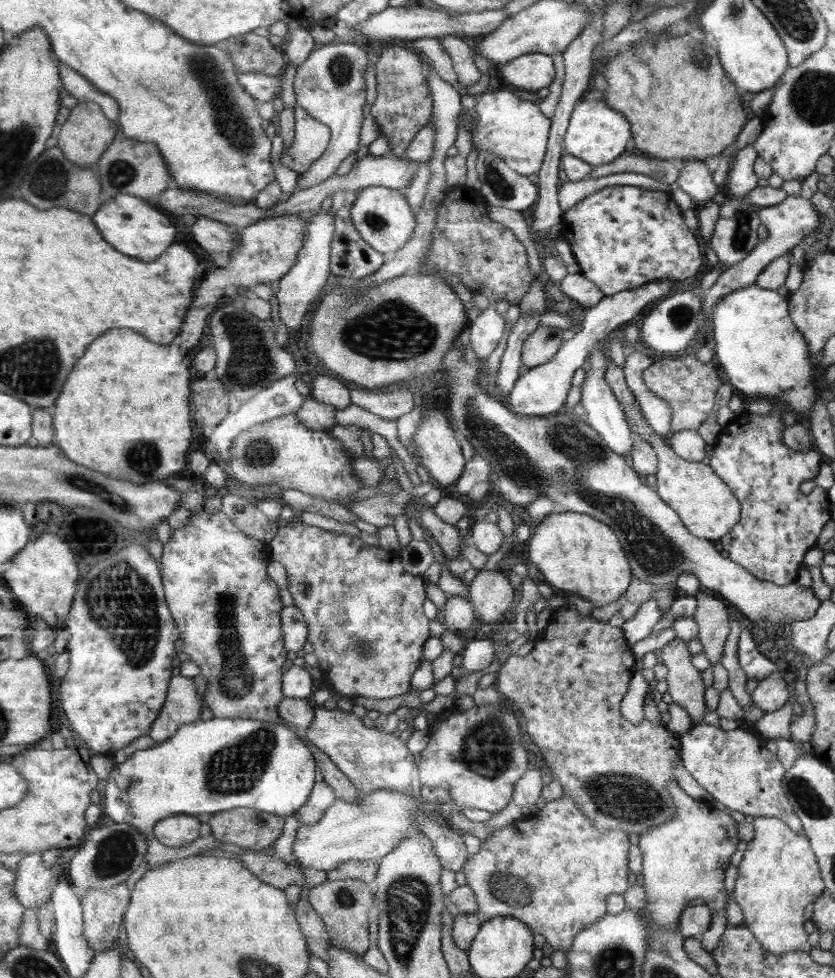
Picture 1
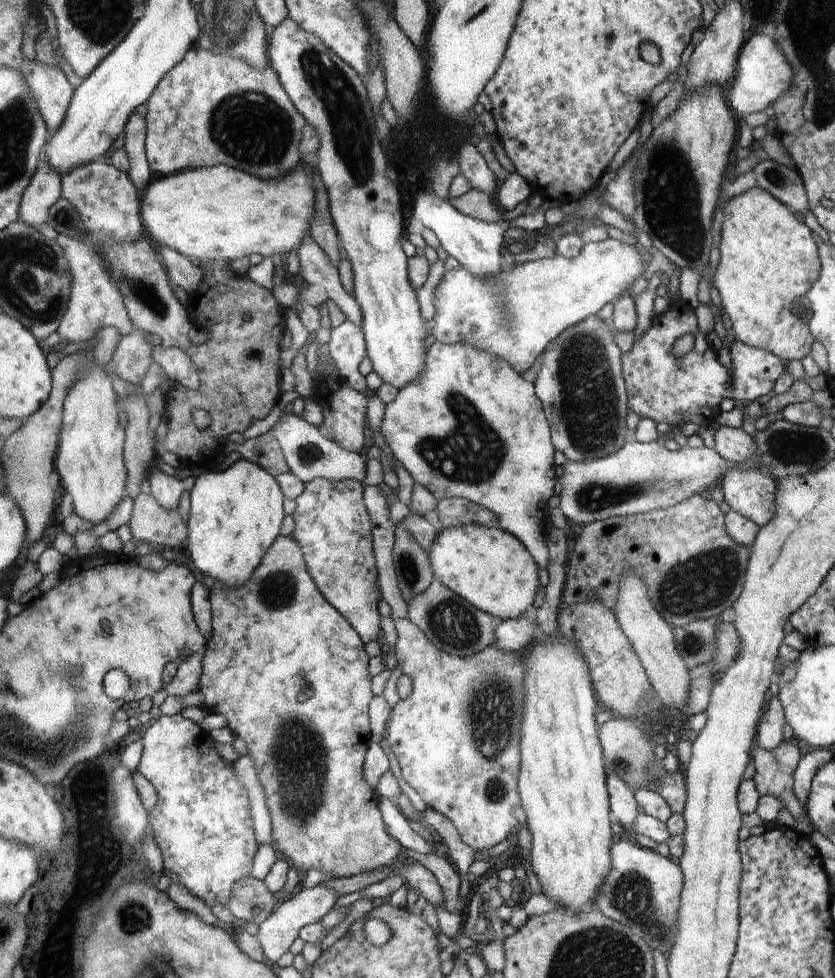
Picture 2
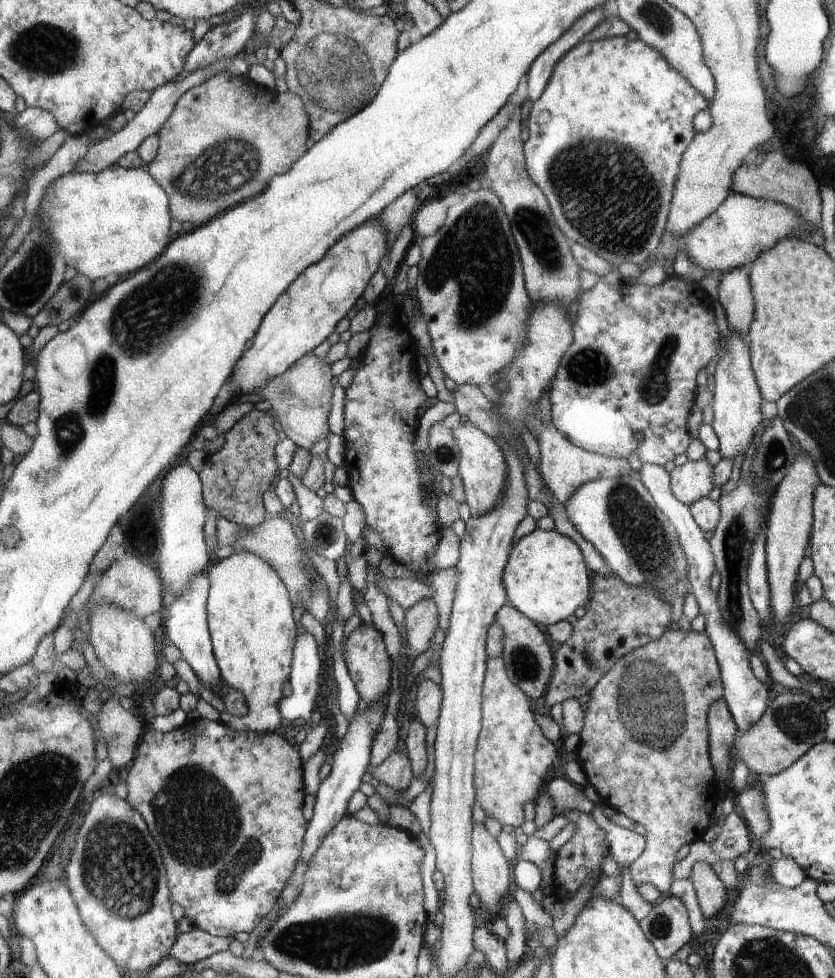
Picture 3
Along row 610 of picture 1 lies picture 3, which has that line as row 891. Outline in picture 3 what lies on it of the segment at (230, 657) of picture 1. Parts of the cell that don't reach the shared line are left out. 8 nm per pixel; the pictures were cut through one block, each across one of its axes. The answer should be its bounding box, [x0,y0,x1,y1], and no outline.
[126,718,307,937]

